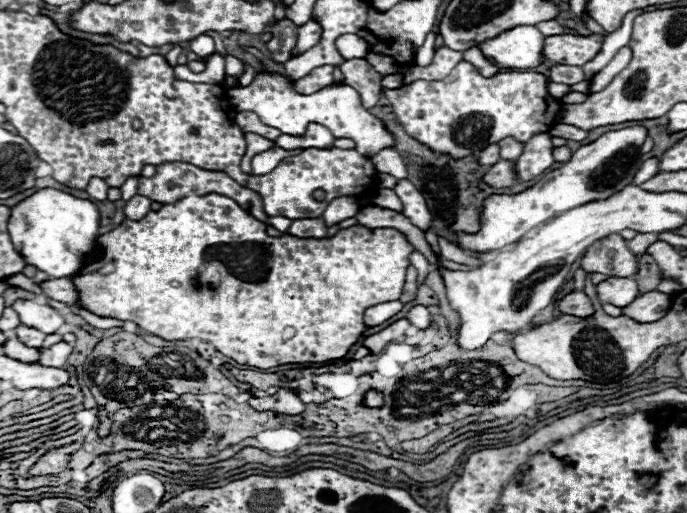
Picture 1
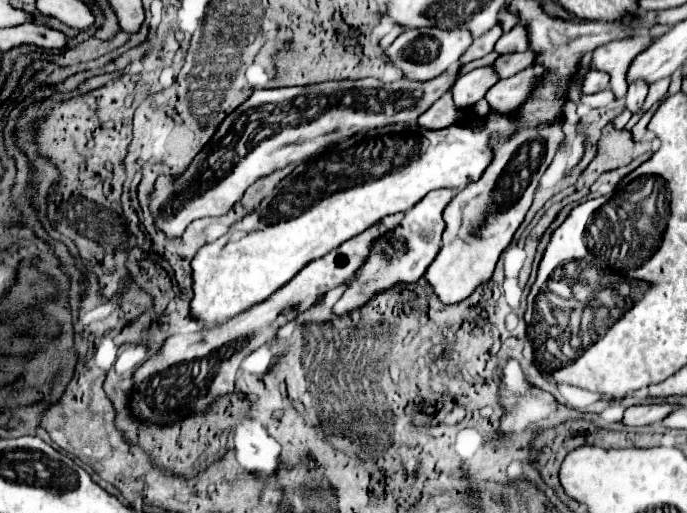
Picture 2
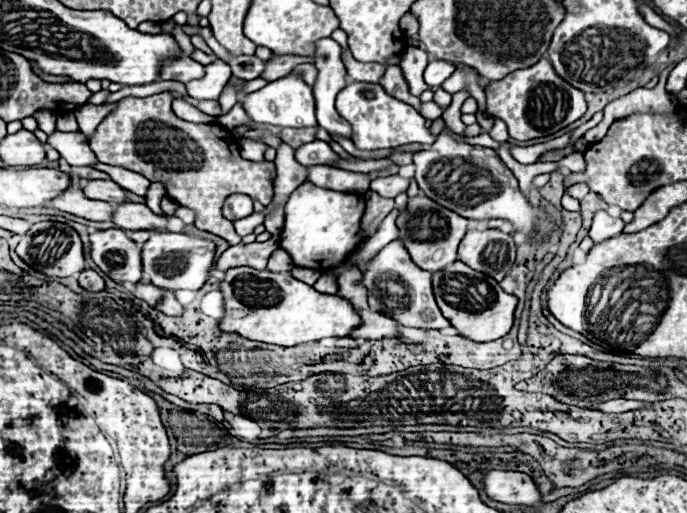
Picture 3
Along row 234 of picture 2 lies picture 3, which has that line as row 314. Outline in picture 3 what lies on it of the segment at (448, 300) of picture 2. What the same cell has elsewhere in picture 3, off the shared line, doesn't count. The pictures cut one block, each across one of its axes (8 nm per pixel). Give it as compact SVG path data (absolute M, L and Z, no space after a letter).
M456 260L454 264L442 268L442 272L432 274L432 288L442 314L464 338L470 338L474 342L492 342L510 332L518 298L506 294L490 276L474 272Z

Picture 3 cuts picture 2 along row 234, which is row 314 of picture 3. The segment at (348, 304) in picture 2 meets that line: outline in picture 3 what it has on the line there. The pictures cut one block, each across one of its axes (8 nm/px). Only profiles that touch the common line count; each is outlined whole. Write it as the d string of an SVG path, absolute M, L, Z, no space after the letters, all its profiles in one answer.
M390 242L384 246L372 260L368 260L366 268L362 270L362 286L368 288L368 304L374 312L386 314L394 318L402 326L410 328L426 328L426 330L440 330L448 328L450 324L442 316L440 308L432 296L432 274L422 272L412 260L408 250L398 242Z

